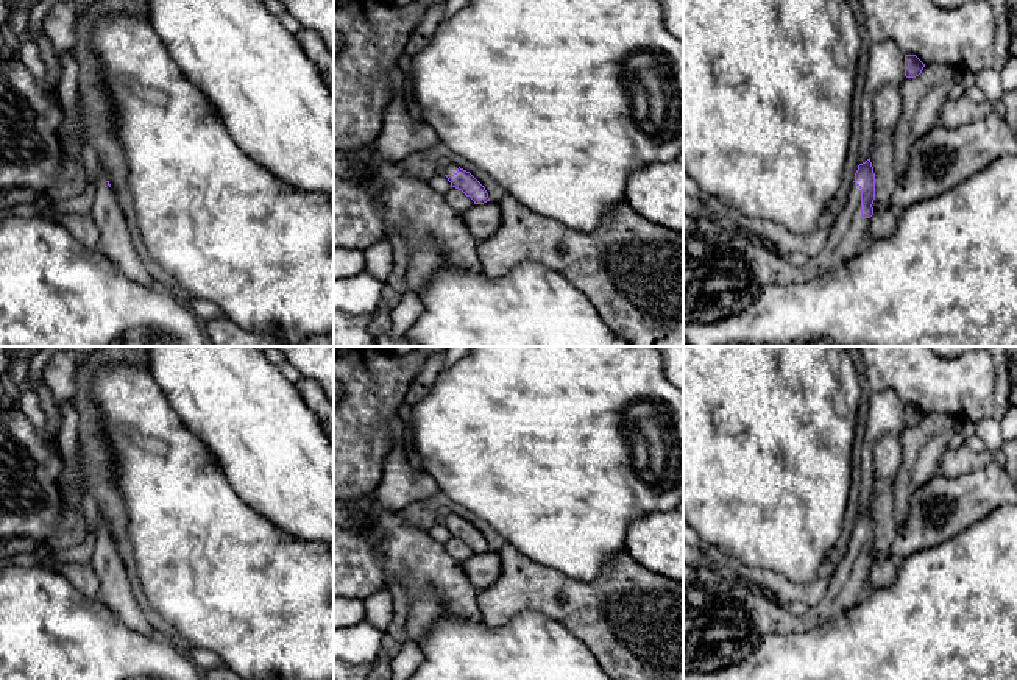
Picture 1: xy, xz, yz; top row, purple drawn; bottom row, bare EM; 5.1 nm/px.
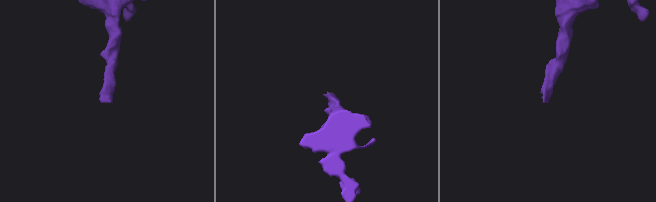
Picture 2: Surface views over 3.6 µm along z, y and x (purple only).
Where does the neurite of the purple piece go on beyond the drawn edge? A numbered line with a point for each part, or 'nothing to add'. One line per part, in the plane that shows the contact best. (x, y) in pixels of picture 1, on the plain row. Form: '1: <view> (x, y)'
1: yz (722, 624)

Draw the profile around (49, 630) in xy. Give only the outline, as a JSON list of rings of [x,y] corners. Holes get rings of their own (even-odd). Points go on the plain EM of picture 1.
[[[39,565],[0,571],[0,680],[204,680],[181,644],[126,629],[101,602]]]

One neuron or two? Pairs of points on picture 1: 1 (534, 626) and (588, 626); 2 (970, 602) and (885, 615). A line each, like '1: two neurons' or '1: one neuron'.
1: two neurons
2: one neuron

